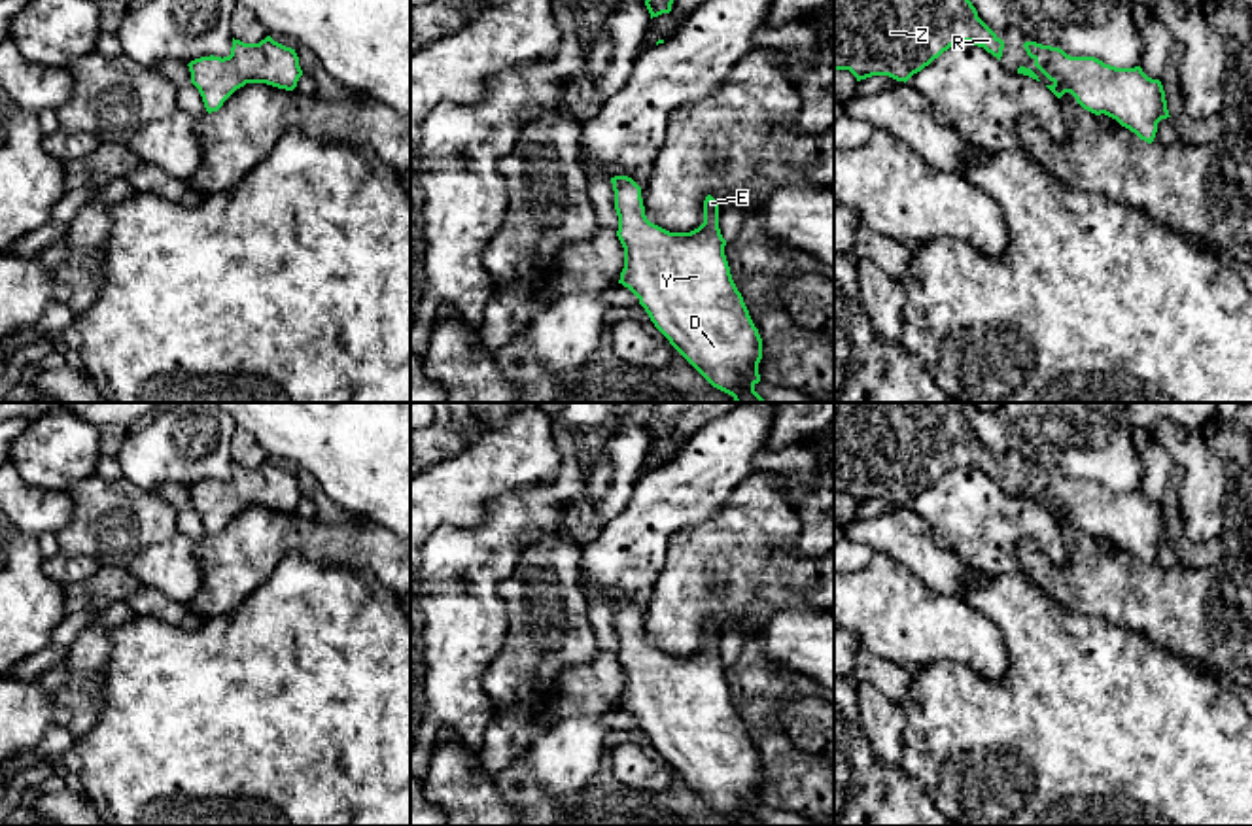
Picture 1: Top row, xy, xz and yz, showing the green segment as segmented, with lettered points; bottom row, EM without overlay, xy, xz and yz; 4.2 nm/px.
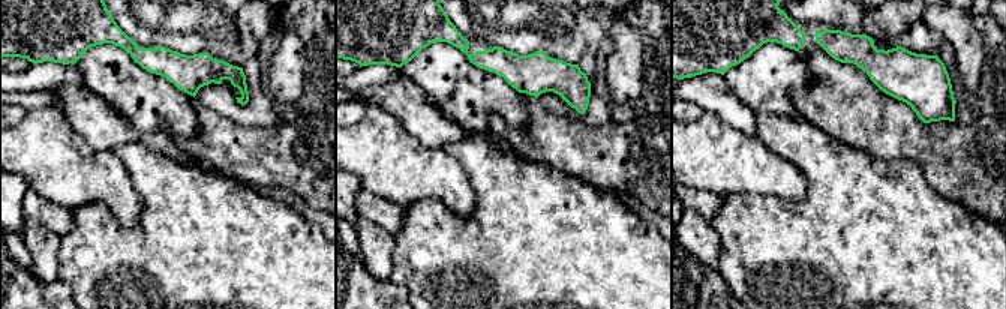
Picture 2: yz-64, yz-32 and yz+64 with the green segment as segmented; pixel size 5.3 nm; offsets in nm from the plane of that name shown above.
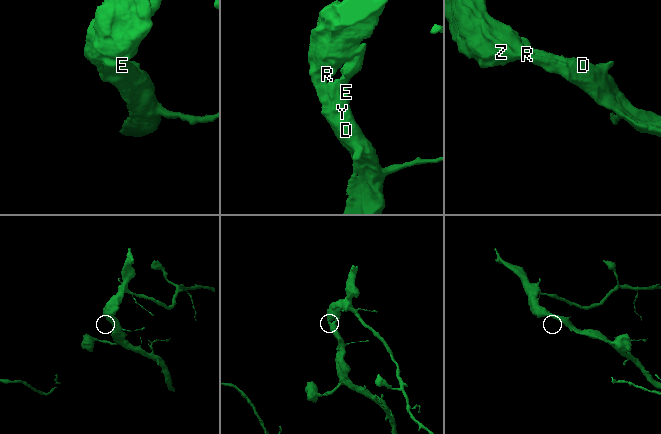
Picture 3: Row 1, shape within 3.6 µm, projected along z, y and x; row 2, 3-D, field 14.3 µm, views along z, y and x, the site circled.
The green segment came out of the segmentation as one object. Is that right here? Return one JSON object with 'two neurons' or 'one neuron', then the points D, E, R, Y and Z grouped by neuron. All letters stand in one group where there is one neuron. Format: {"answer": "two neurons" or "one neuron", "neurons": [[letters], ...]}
{"answer": "one neuron", "neurons": [["D", "E", "R", "Y", "Z"]]}

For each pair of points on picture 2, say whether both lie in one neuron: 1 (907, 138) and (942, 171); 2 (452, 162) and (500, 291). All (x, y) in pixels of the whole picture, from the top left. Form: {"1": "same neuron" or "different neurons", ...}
{"1": "same neuron", "2": "same neuron"}

